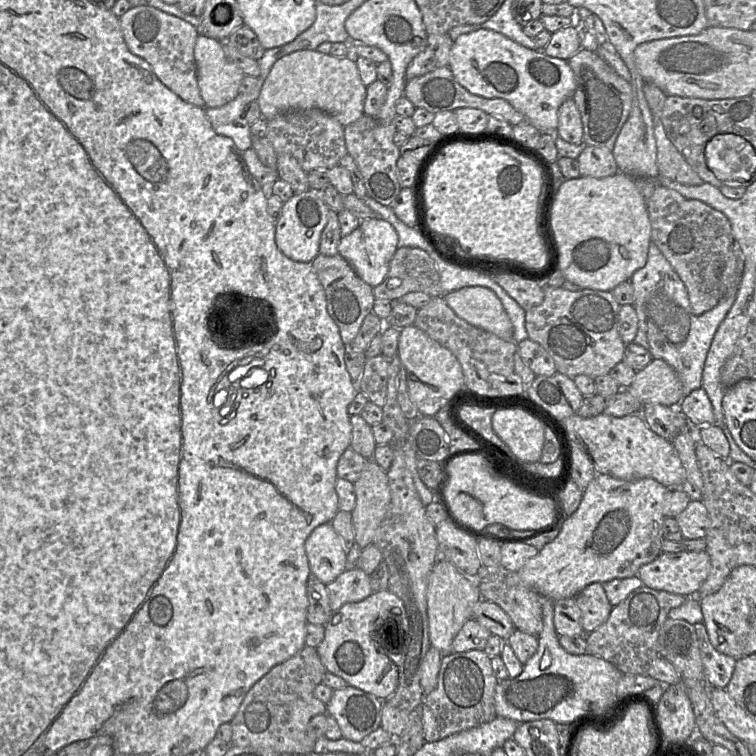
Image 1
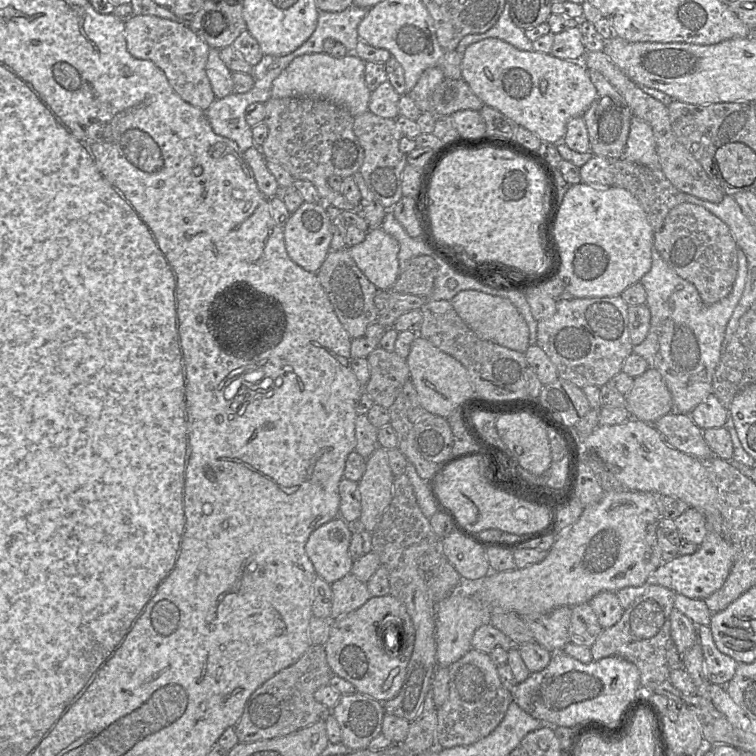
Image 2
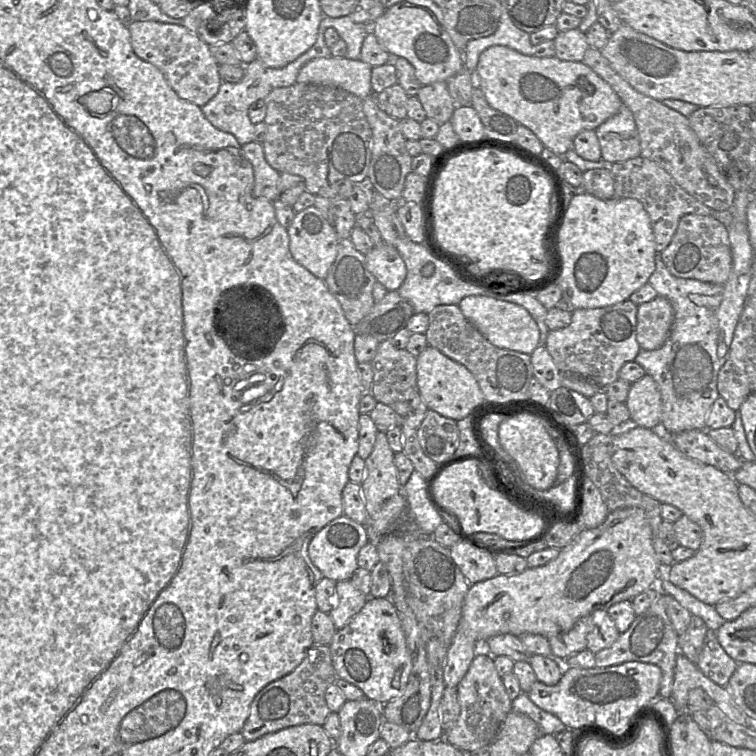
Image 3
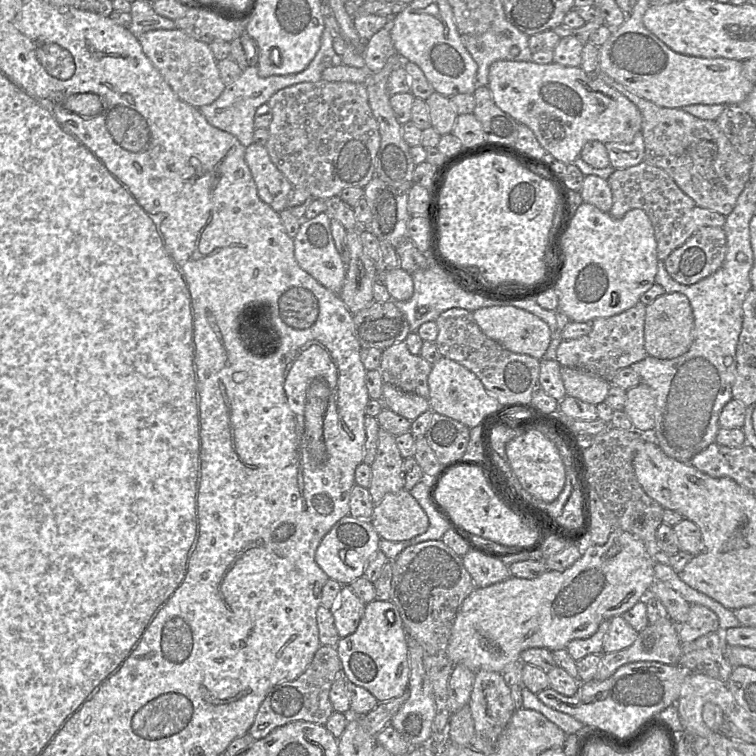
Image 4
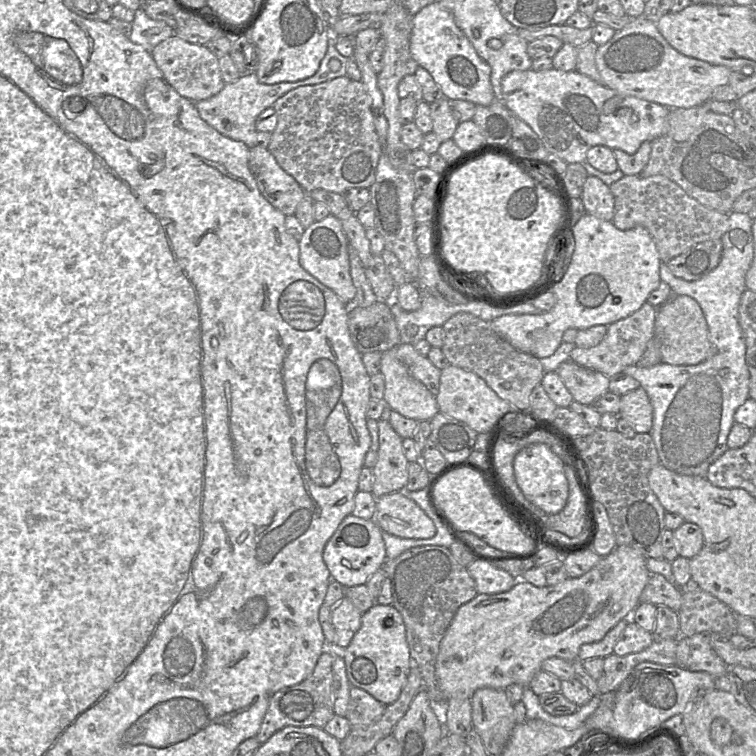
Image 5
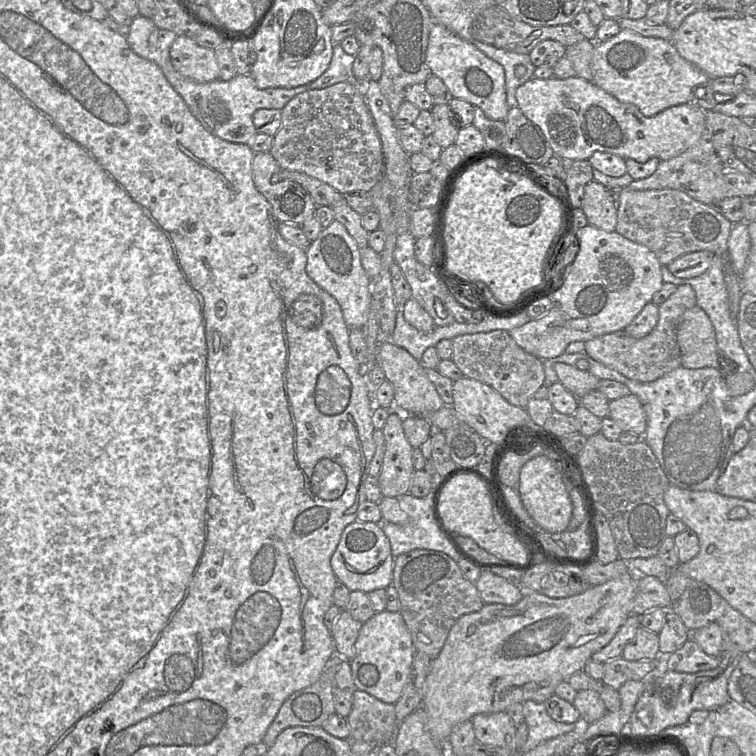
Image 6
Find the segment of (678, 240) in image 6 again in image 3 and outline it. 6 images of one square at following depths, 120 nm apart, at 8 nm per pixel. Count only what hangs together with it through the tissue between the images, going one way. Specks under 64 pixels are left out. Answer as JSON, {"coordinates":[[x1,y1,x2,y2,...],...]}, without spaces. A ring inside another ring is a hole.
{"coordinates":[[641,155,623,162,613,163,611,175,614,180,614,198,636,199,648,213,656,253,660,254,669,245,682,216,686,214,712,216,713,209,689,195,662,167]]}

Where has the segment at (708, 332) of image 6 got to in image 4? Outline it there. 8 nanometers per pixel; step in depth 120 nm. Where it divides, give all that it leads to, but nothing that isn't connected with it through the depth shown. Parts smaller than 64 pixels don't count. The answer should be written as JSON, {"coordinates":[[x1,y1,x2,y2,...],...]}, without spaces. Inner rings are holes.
{"coordinates":[[680,292,665,293,646,307,644,346,648,355,673,359,687,352,693,341,694,316,687,296]]}

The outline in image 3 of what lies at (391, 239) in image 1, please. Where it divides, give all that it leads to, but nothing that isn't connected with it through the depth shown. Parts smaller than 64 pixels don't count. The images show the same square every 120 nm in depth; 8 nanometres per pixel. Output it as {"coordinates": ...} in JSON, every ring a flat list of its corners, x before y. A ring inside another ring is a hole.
{"coordinates":[[387,243,376,245,365,255,370,273,388,291,397,291,403,284,407,269,398,250]]}

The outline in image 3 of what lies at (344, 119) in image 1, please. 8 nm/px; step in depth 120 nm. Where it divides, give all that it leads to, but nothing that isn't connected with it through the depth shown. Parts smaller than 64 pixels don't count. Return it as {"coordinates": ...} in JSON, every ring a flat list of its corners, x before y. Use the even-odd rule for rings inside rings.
{"coordinates":[[346,57,315,58,298,72,296,83,309,83,341,88,365,99,372,95,372,67,360,60]]}

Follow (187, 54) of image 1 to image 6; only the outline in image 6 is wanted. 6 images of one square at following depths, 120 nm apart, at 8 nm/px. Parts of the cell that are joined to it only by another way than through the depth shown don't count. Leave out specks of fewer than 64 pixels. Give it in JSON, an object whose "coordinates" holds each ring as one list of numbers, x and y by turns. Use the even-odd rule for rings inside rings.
{"coordinates":[[177,36,170,57,174,68,186,78,206,83,220,77,215,50,199,45,194,38]]}

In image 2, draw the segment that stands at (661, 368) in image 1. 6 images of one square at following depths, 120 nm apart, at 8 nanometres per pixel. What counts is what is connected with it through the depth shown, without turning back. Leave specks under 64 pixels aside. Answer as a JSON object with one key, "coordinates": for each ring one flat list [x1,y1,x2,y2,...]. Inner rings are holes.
{"coordinates":[[652,367,634,378,625,397,631,417,647,423,654,424,673,411,671,392,659,371]]}

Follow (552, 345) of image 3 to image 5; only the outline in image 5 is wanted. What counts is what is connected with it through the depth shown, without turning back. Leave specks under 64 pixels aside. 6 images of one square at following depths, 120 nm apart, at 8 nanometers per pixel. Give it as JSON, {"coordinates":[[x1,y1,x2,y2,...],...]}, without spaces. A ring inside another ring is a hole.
{"coordinates":[[646,301,633,314,608,325,606,335,598,345,591,348,576,346,570,353,570,360,582,367,601,372,609,378,623,372,628,366,636,365,648,342,654,337,656,311,657,308]]}

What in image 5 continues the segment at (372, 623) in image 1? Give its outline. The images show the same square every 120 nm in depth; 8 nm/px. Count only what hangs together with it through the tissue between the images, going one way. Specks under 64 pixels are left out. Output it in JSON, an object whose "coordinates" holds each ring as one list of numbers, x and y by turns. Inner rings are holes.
{"coordinates":[[375,603,368,611,364,612,361,627,354,635,349,646,344,650,336,651,342,651,346,673,351,686,365,690,386,706,399,698,413,663,406,640,406,629,402,615,392,605]]}

